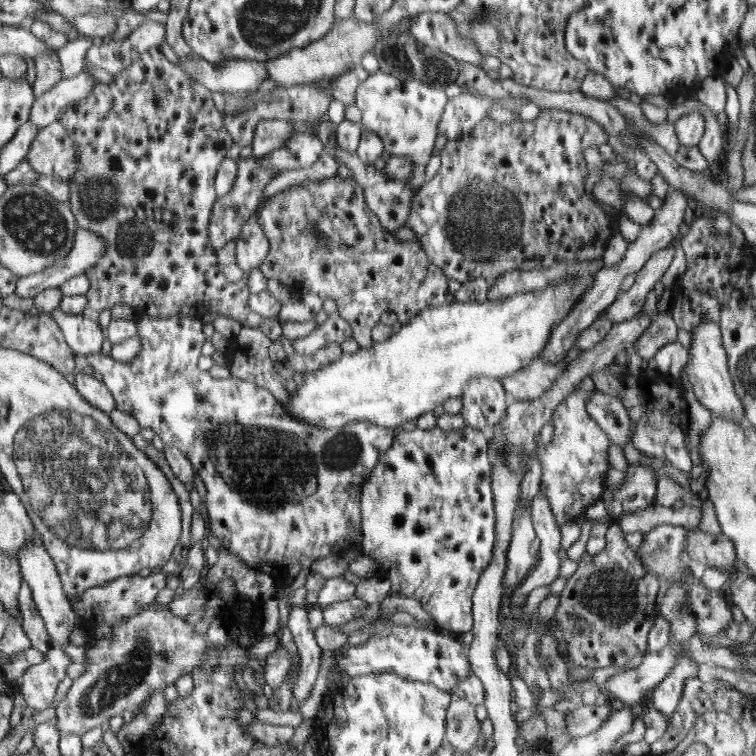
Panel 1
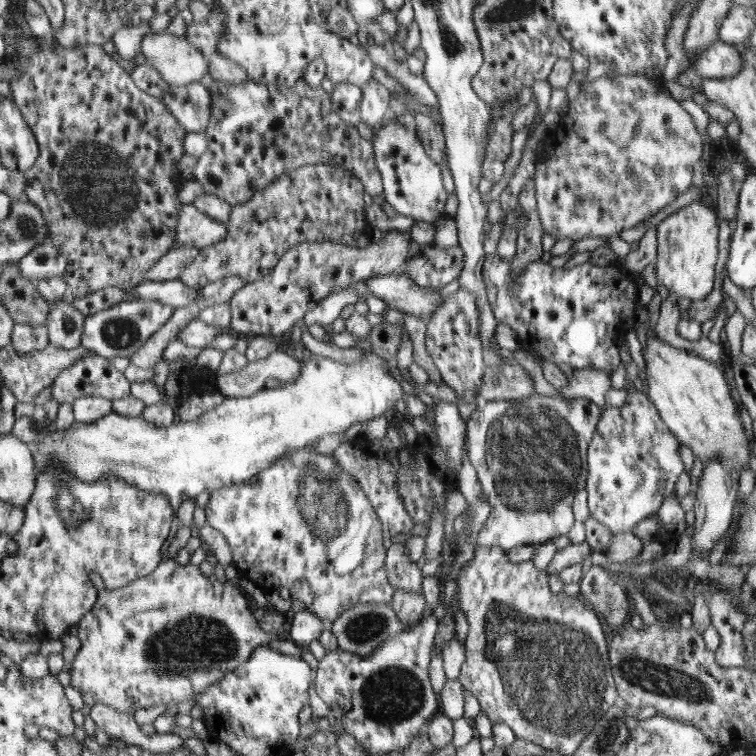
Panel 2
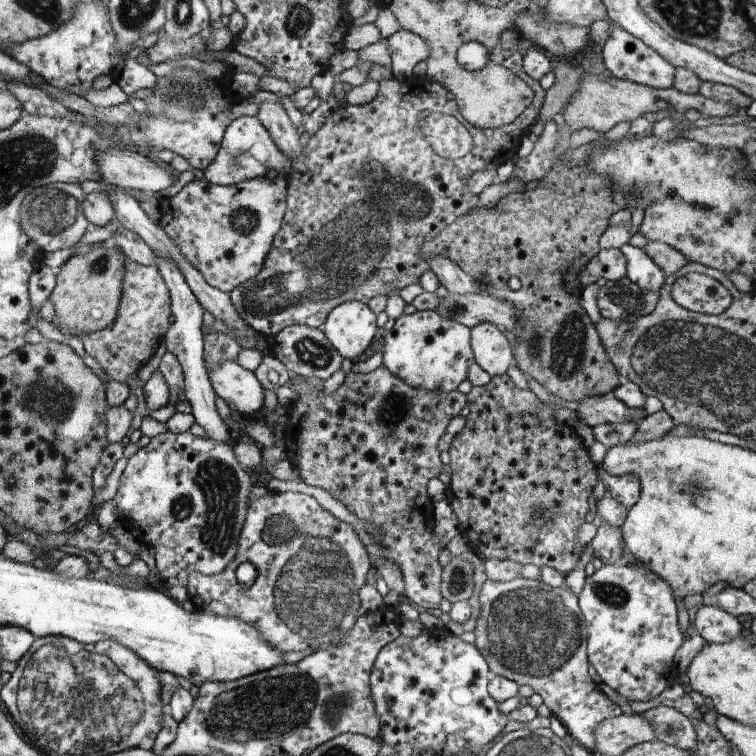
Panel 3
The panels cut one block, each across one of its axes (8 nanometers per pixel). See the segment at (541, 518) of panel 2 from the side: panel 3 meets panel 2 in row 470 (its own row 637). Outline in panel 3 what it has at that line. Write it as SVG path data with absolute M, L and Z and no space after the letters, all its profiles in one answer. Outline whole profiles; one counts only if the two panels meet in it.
M520 577L507 583L487 579L480 589L479 603L480 613L469 627L475 633L476 648L483 653L490 665L491 674L509 678L519 685L532 686L573 740L590 751L595 746L597 726L604 719L615 717L622 711L590 677L587 624L579 607L579 597L570 591L565 582L558 588L552 588L540 579Z

